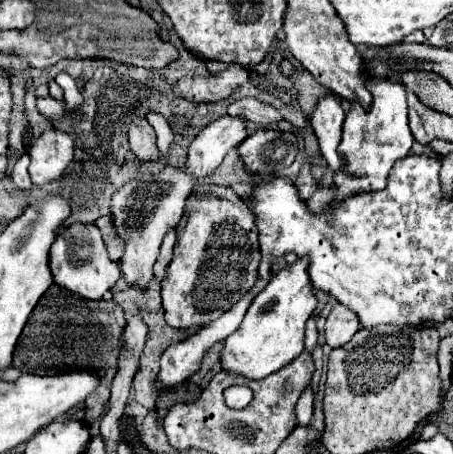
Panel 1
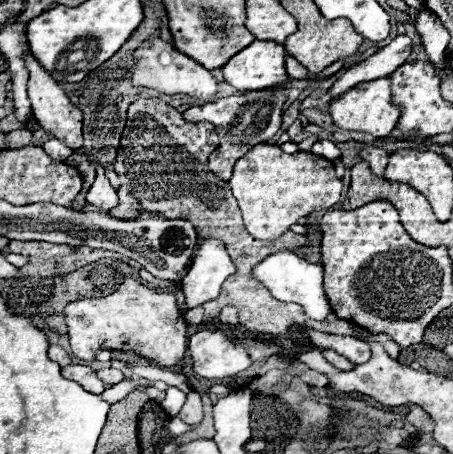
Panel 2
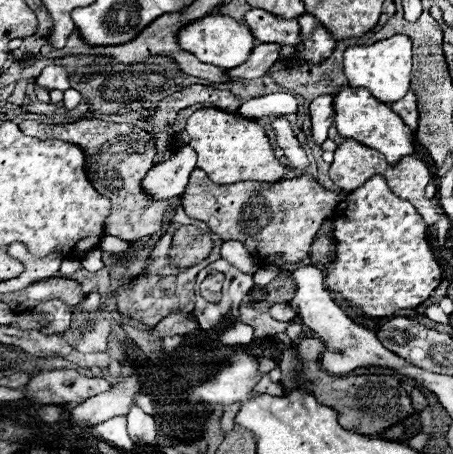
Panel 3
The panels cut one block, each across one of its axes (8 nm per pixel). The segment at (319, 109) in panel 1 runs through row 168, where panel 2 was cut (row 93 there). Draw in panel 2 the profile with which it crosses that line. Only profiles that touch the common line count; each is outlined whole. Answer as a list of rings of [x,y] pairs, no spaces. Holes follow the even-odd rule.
[[[396,36],[390,44],[378,50],[378,56],[370,56],[368,60],[356,64],[354,68],[346,70],[340,80],[334,82],[330,88],[332,96],[348,92],[348,88],[360,84],[360,82],[370,82],[388,76],[394,68],[404,64],[412,52],[412,40],[408,36]]]

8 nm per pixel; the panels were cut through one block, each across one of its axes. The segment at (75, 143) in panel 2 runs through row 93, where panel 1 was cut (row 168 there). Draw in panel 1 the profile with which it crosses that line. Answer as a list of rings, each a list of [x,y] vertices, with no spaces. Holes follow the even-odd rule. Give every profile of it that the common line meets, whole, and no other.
[[[50,128],[44,130],[44,134],[28,150],[28,156],[30,156],[28,168],[30,178],[34,184],[42,186],[52,182],[66,170],[68,162],[74,156],[74,142],[66,132]]]

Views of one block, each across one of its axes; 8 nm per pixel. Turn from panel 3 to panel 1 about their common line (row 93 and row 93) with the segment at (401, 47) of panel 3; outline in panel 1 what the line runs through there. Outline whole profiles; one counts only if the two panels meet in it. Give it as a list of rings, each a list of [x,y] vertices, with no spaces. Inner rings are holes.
[[[372,78],[366,82],[366,88],[372,94],[370,108],[364,110],[360,102],[352,102],[344,120],[344,134],[338,148],[344,156],[344,172],[334,174],[334,184],[338,186],[334,202],[342,202],[348,194],[382,190],[394,162],[404,158],[414,144],[414,136],[408,128],[406,88],[390,78]]]

